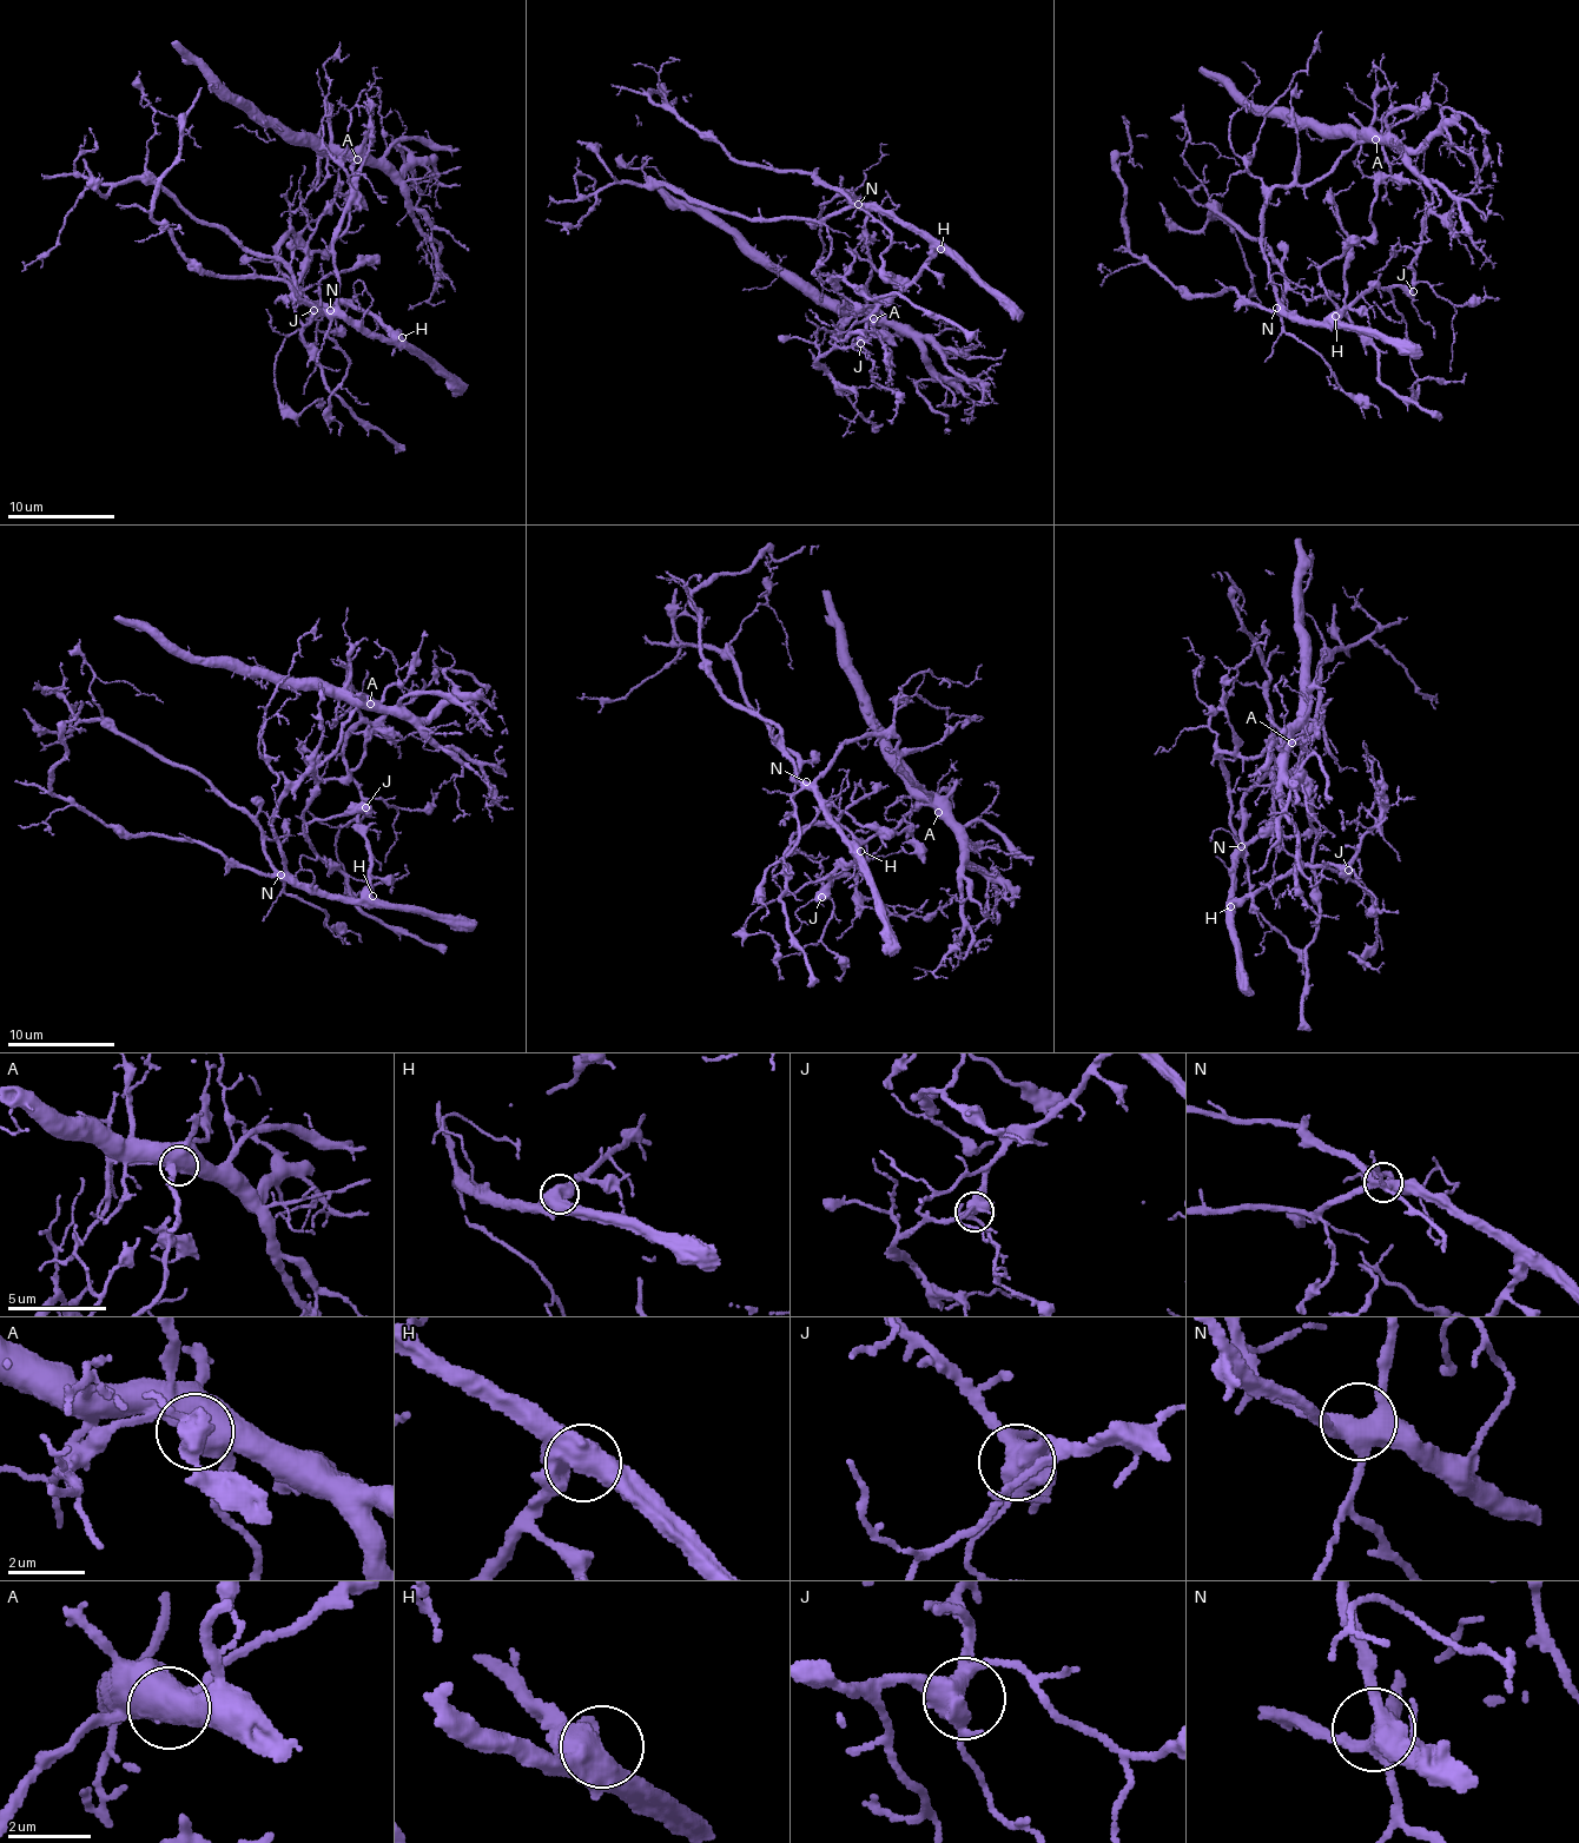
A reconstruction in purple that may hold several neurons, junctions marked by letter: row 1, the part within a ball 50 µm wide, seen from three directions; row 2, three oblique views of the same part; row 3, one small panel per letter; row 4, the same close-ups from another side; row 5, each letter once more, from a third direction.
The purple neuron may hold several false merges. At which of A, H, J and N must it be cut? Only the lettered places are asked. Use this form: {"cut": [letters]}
{"cut": ["A"]}

